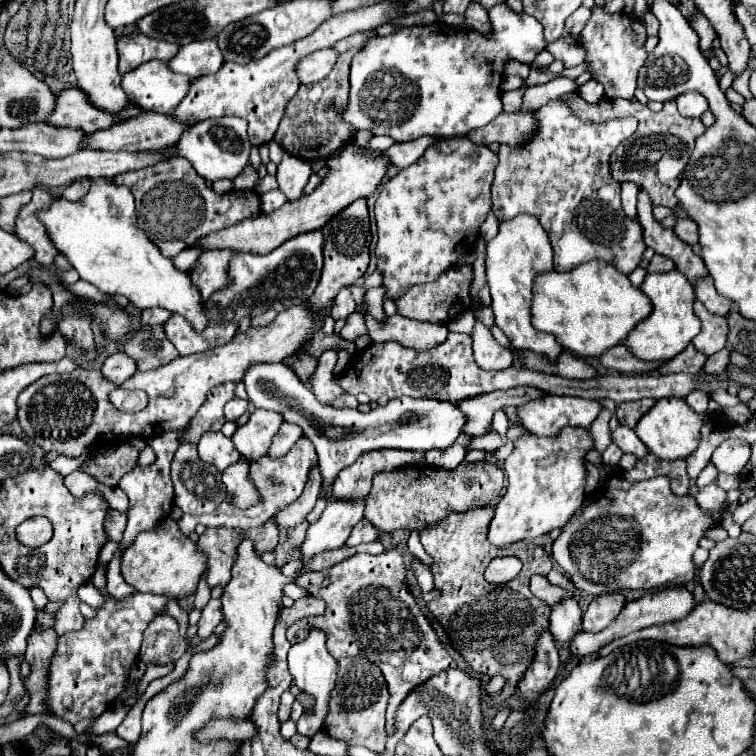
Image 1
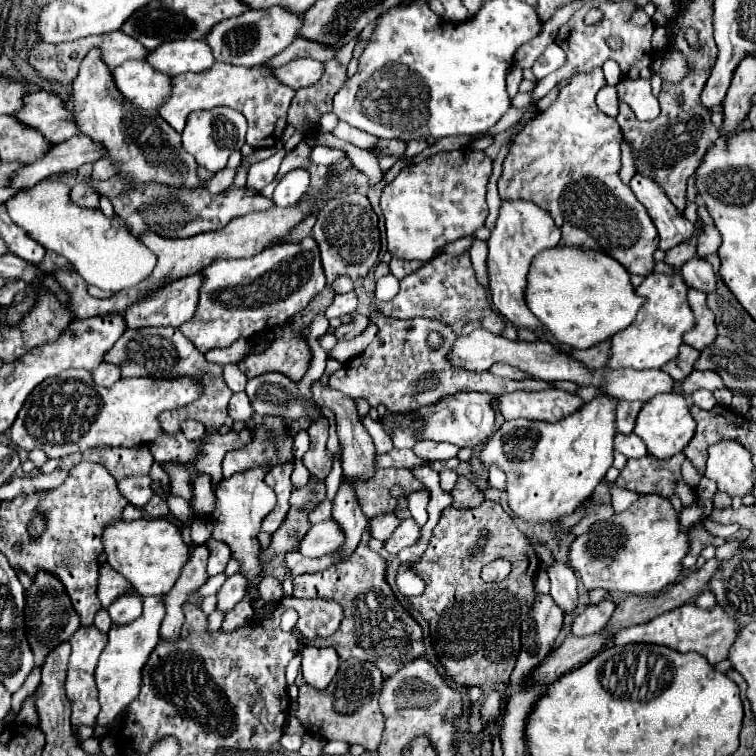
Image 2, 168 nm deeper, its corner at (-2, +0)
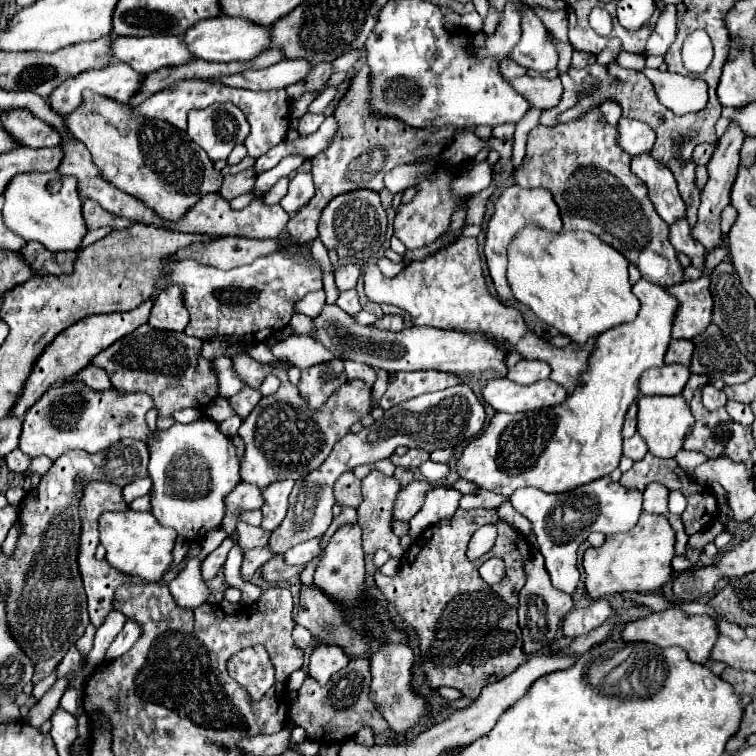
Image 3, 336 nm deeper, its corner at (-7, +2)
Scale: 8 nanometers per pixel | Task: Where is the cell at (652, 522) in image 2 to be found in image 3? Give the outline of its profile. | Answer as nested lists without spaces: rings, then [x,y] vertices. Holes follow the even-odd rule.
[[[642,512],[638,524],[626,532],[608,536],[604,546],[588,548],[582,558],[582,566],[586,572],[584,588],[592,600],[600,600],[604,596],[628,592],[654,592],[662,588],[670,576],[670,562],[674,558],[674,530],[666,516],[646,514]]]

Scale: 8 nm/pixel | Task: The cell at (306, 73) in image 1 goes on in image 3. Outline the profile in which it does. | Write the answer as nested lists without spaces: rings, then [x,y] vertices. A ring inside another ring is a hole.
[[[298,58],[298,60],[282,60],[282,62],[276,62],[268,68],[248,70],[242,74],[232,74],[232,76],[212,78],[212,80],[218,80],[220,84],[228,84],[232,88],[276,90],[276,88],[286,88],[294,82],[304,80],[308,70],[310,70],[310,64],[306,60]]]

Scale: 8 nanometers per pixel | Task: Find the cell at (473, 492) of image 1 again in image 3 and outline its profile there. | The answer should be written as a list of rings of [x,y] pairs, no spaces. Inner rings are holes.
[[[352,472],[342,474],[334,484],[334,498],[336,498],[336,504],[340,504],[340,506],[358,508],[362,502],[360,480]]]

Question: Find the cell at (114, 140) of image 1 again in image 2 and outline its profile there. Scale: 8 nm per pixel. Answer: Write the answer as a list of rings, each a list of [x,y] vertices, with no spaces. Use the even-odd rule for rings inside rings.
[[[79,134],[65,142],[55,144],[47,156],[43,156],[41,160],[37,160],[33,164],[27,164],[23,170],[19,170],[15,176],[15,182],[11,182],[11,186],[31,188],[37,182],[41,182],[53,174],[77,170],[83,164],[91,164],[99,158],[103,158],[103,150],[99,150],[99,146],[95,146],[95,142],[91,142],[91,138],[83,138],[83,134]]]

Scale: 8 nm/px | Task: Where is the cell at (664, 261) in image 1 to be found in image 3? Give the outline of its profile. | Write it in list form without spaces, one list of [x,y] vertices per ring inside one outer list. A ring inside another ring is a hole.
[[[730,124],[728,132],[718,140],[718,148],[716,148],[712,160],[708,162],[710,178],[708,178],[708,184],[704,186],[704,190],[702,190],[702,204],[700,204],[700,210],[698,210],[698,224],[692,228],[692,236],[706,250],[712,250],[712,248],[718,248],[720,244],[724,244],[724,236],[720,232],[720,212],[730,204],[730,190],[732,190],[734,180],[736,180],[742,142],[744,142],[744,132],[736,124]]]

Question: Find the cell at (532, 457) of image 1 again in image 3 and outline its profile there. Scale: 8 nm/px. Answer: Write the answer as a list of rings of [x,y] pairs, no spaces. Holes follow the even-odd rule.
[[[640,278],[632,286],[632,292],[640,300],[640,312],[636,320],[610,328],[608,332],[602,332],[596,338],[592,356],[588,360],[588,368],[584,374],[580,374],[574,392],[568,394],[568,400],[564,400],[564,404],[552,408],[540,408],[536,412],[520,412],[520,414],[496,412],[488,420],[488,426],[462,448],[456,462],[456,472],[460,478],[476,484],[478,488],[490,486],[490,476],[500,476],[500,484],[494,486],[536,486],[544,492],[568,492],[600,476],[608,476],[614,468],[618,468],[622,458],[620,430],[624,414],[640,394],[638,380],[642,372],[664,364],[664,354],[668,350],[670,330],[678,308],[678,302],[662,286],[652,284],[644,278]]]

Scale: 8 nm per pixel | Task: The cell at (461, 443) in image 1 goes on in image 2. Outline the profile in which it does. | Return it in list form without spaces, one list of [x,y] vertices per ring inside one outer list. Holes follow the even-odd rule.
[[[443,468],[443,470],[439,472],[439,476],[441,476],[441,488],[443,488],[445,492],[449,492],[449,490],[455,486],[455,482],[457,482],[457,474],[455,474],[455,470]]]

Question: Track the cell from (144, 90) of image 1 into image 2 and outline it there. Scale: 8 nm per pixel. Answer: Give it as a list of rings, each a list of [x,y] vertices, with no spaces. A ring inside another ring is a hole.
[[[125,62],[113,70],[121,94],[143,110],[159,110],[171,96],[171,76],[159,74],[149,62]]]

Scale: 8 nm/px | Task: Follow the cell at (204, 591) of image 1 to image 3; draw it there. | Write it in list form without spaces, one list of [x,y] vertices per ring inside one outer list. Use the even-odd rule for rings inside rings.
[[[216,528],[212,532],[208,532],[208,536],[204,536],[204,542],[202,542],[202,552],[200,552],[200,558],[206,558],[228,534],[222,530],[222,528]]]

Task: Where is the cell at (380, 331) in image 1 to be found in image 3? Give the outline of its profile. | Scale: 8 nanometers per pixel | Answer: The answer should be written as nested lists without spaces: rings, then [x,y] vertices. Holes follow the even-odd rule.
[[[294,334],[276,342],[276,346],[272,348],[272,354],[300,370],[310,368],[312,364],[334,360],[334,354],[326,350],[322,344],[318,344],[316,340],[308,336],[294,336]]]

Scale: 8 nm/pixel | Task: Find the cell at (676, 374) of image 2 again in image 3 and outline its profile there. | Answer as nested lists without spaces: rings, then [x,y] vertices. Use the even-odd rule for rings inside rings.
[[[672,338],[670,344],[668,344],[668,354],[664,356],[664,360],[666,360],[668,364],[674,364],[674,362],[690,364],[692,352],[694,352],[692,340],[674,340],[674,338]]]

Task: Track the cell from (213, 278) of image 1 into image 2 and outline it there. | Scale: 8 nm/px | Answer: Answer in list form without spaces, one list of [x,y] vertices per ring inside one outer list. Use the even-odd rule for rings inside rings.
[[[201,272],[165,284],[149,300],[141,300],[141,302],[127,308],[127,312],[125,312],[127,328],[145,328],[145,326],[173,326],[173,328],[179,328],[183,322],[193,318],[195,306],[199,304],[199,286],[201,284],[203,284],[203,274]]]

